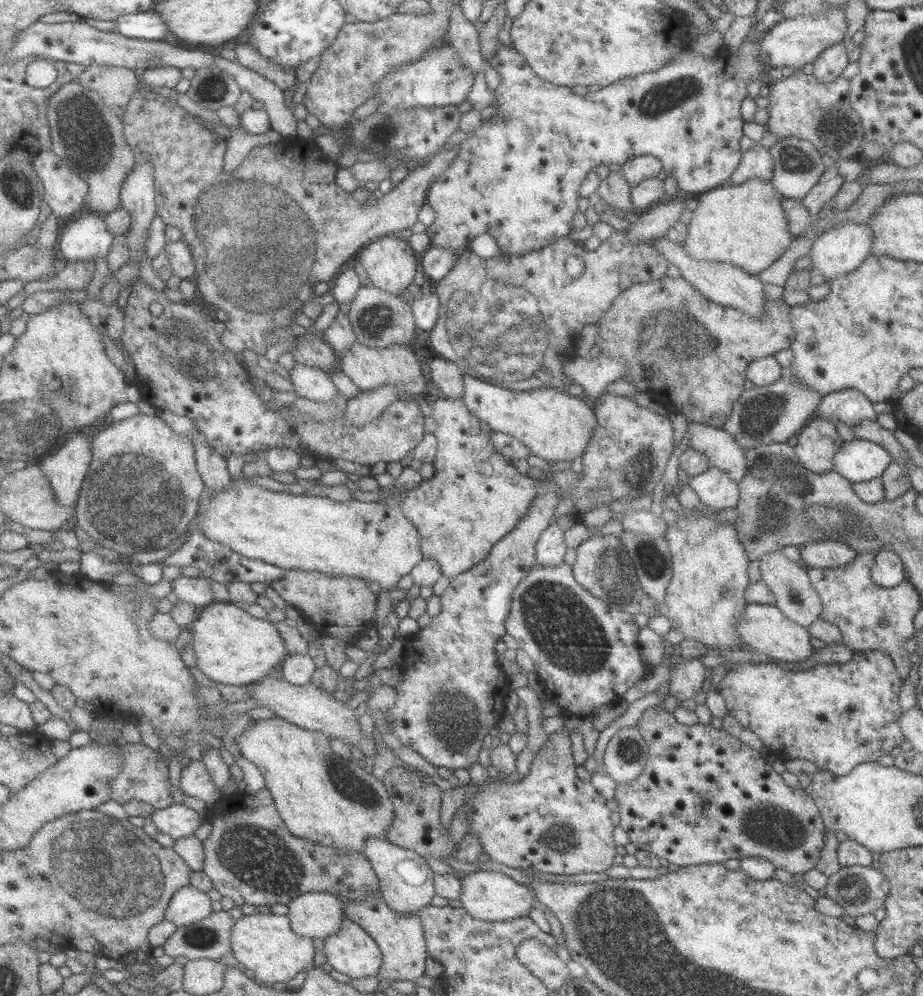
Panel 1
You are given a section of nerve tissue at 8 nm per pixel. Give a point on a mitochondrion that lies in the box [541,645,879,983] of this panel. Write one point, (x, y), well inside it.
(770, 826)

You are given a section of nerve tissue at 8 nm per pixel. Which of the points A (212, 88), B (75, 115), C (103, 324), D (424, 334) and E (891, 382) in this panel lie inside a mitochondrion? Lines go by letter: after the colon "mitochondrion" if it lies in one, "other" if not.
A: mitochondrion
B: mitochondrion
C: other
D: other
E: other

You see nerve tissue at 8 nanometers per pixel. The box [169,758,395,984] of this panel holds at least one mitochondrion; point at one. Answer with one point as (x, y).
(256, 854)

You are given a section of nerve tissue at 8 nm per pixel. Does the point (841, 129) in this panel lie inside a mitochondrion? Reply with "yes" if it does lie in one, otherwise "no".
yes

